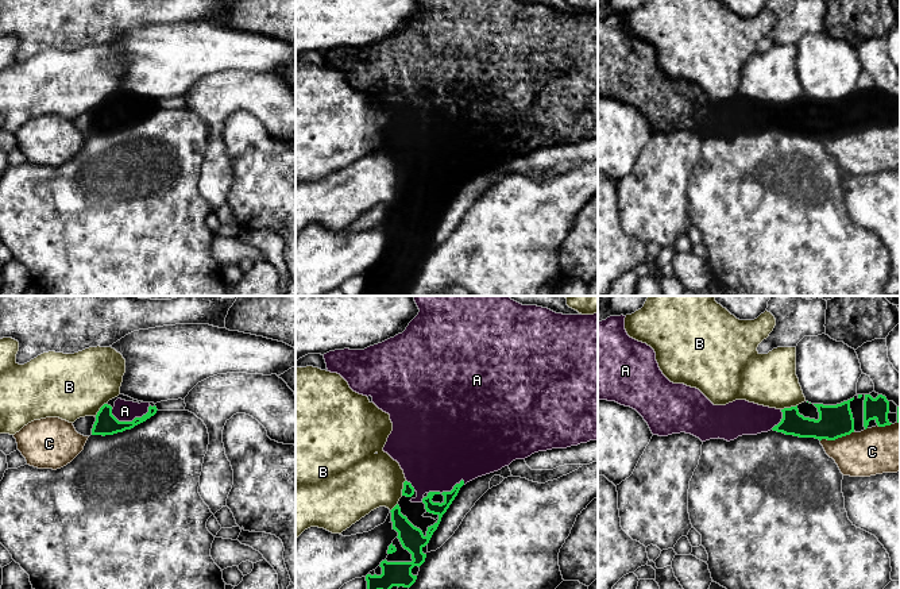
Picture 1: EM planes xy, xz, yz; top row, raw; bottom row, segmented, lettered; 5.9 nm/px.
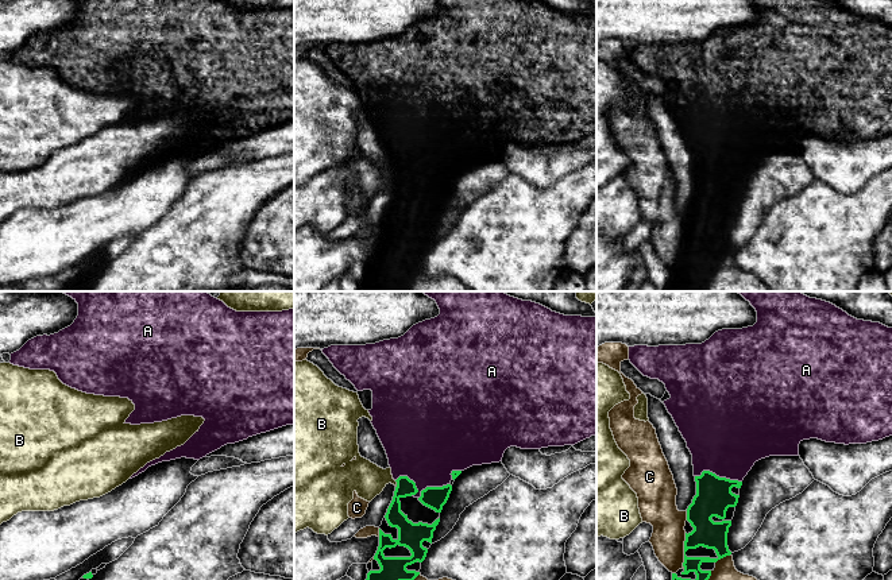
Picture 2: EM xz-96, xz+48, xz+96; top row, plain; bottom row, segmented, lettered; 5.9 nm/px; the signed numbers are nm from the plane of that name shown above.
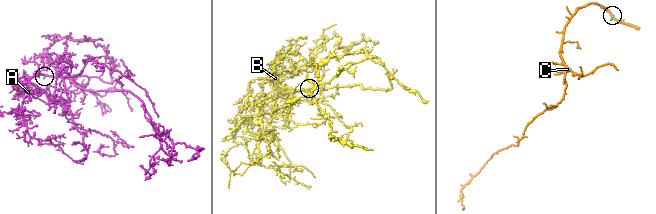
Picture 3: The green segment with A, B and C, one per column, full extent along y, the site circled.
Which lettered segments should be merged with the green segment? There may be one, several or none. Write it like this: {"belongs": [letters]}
{"belongs": ["A"]}

